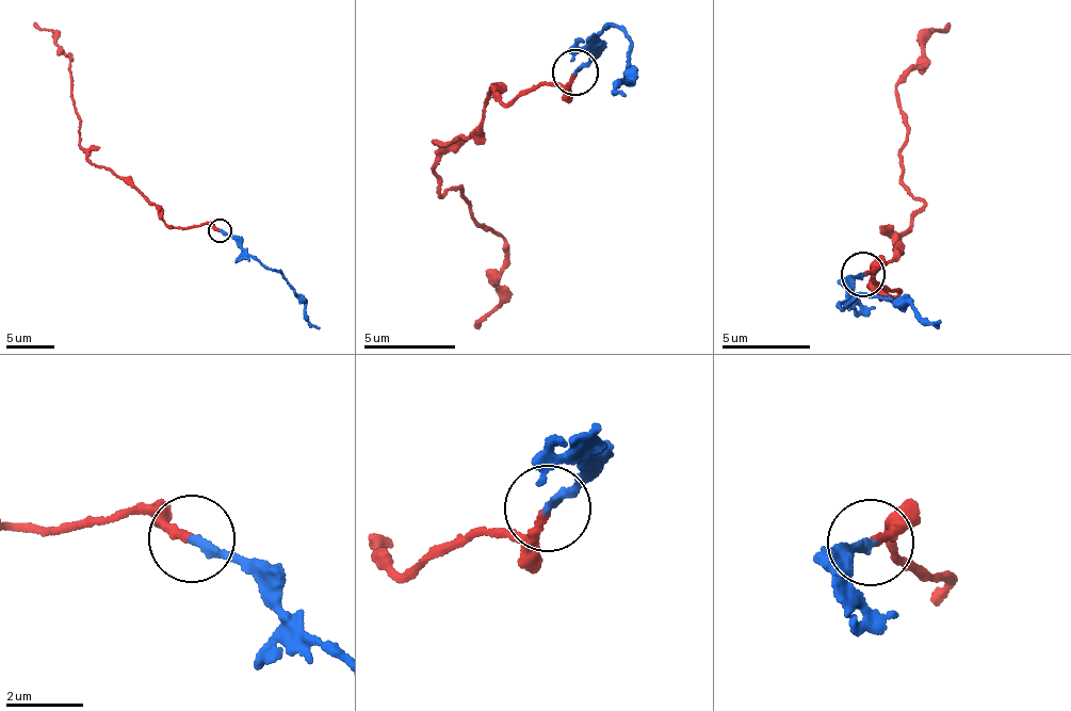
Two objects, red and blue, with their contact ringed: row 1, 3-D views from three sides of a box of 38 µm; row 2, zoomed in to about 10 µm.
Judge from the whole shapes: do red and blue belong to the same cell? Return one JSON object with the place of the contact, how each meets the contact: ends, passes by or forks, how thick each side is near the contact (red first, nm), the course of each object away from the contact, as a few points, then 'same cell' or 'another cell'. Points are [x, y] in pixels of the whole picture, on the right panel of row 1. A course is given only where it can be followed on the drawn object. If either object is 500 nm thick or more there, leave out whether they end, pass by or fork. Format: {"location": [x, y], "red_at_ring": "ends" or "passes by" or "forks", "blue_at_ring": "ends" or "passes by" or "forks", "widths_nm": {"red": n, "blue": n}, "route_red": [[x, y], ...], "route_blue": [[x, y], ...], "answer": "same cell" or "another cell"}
{"location": [863, 274], "red_at_ring": "ends", "blue_at_ring": "ends", "widths_nm": {"red": 200, "blue": 220}, "route_red": [[865, 276], [897, 293], [870, 279], [925, 204], [902, 181], [899, 76], [952, 25]], "route_blue": [[863, 274], [837, 305], [845, 308], [855, 297], [875, 293], [903, 300], [930, 322], [941, 320]], "answer": "another cell"}

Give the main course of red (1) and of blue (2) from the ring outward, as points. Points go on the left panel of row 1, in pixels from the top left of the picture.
1: (218, 231), (207, 223), (169, 227), (147, 197), (88, 158), (79, 140), (70, 57), (55, 34), (34, 23)
2: (221, 230), (269, 269), (279, 272), (297, 295), (309, 321), (320, 328)

